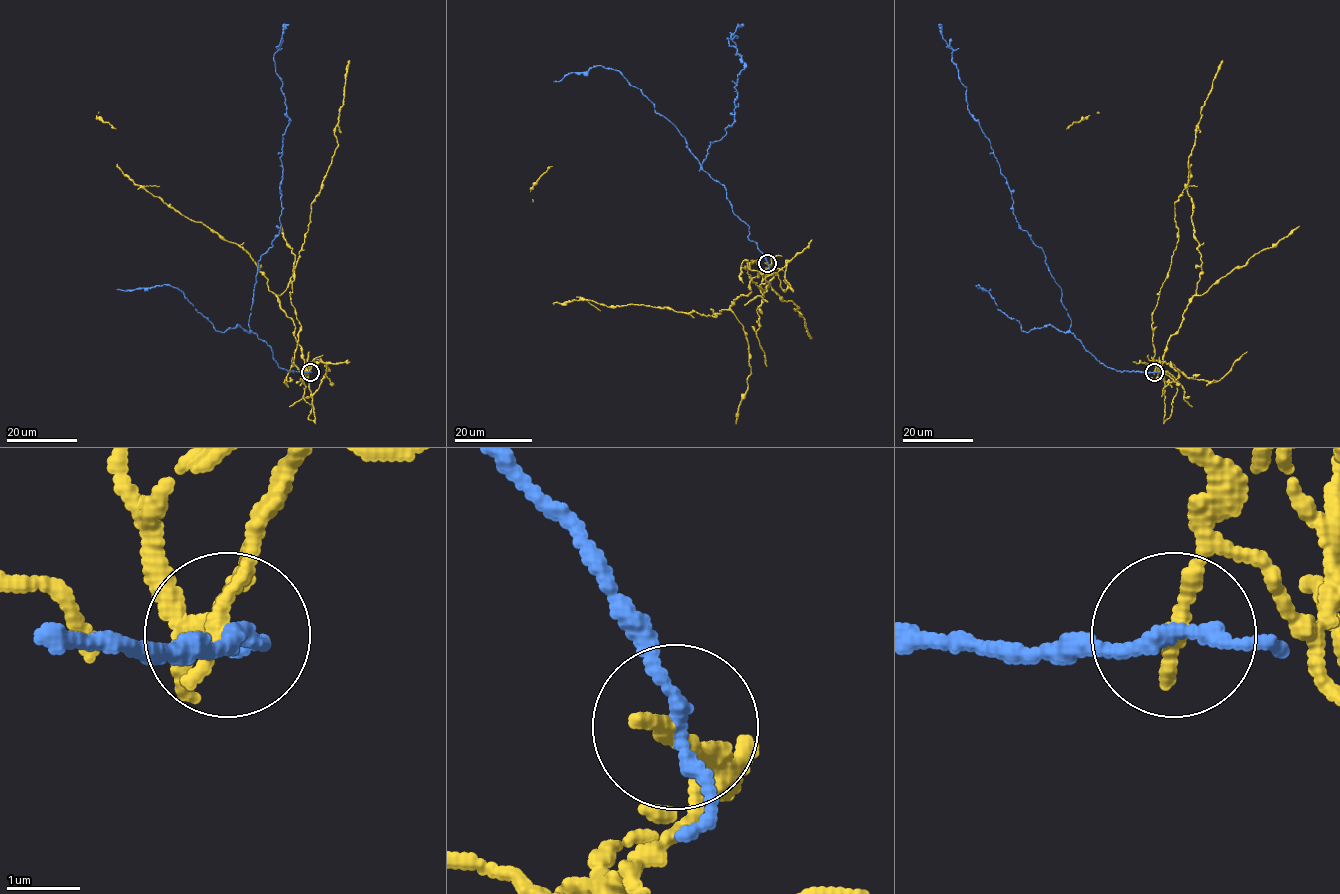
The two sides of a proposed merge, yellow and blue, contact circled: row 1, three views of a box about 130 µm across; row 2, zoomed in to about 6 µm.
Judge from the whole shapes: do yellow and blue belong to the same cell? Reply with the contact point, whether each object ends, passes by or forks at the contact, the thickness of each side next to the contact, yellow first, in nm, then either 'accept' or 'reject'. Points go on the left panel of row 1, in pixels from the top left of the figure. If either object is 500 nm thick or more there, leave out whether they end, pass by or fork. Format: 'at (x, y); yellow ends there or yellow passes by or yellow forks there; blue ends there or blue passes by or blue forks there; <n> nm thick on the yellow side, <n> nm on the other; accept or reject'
at (310, 372); yellow ends there; blue passes by; 280 nm thick on the yellow side, 200 nm on the other; reject

